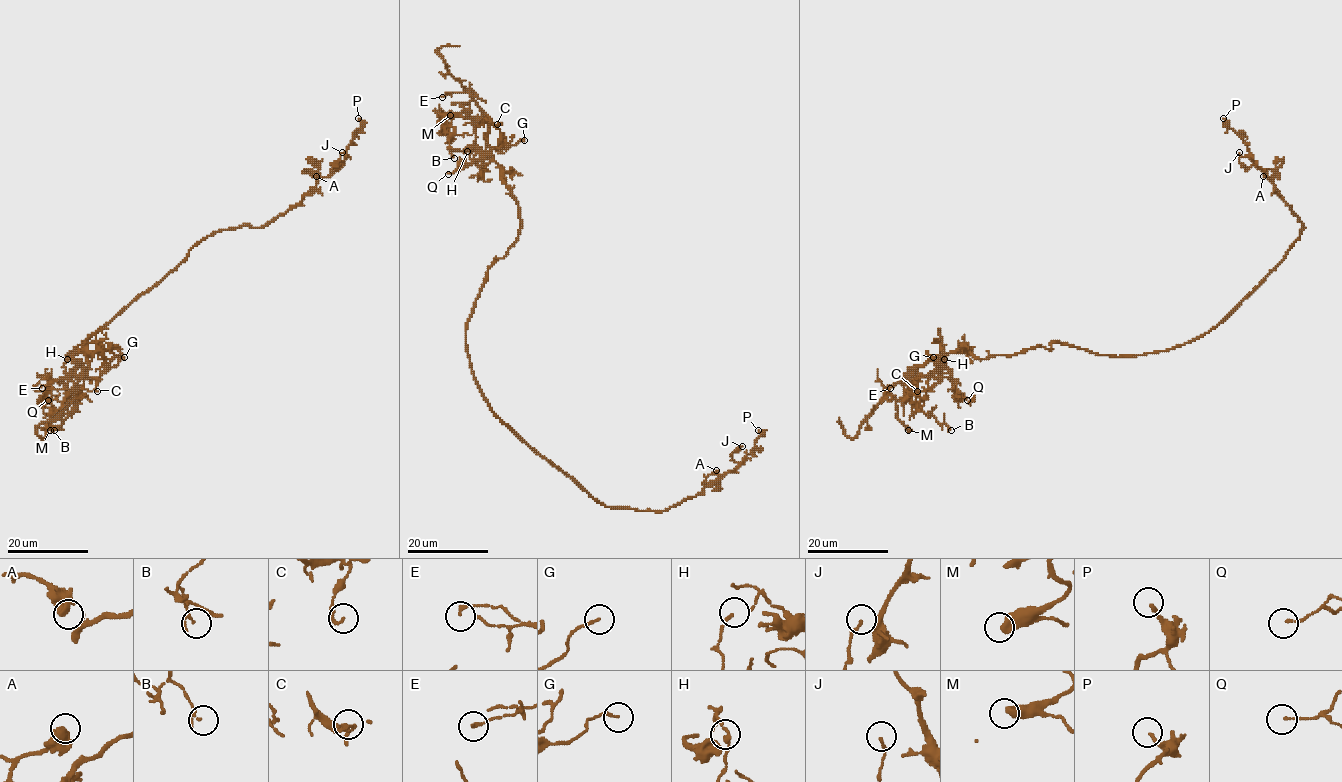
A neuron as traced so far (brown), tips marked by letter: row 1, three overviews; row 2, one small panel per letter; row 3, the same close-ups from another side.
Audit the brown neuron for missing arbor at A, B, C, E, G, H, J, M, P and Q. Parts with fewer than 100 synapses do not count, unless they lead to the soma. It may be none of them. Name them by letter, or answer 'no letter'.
no letter

